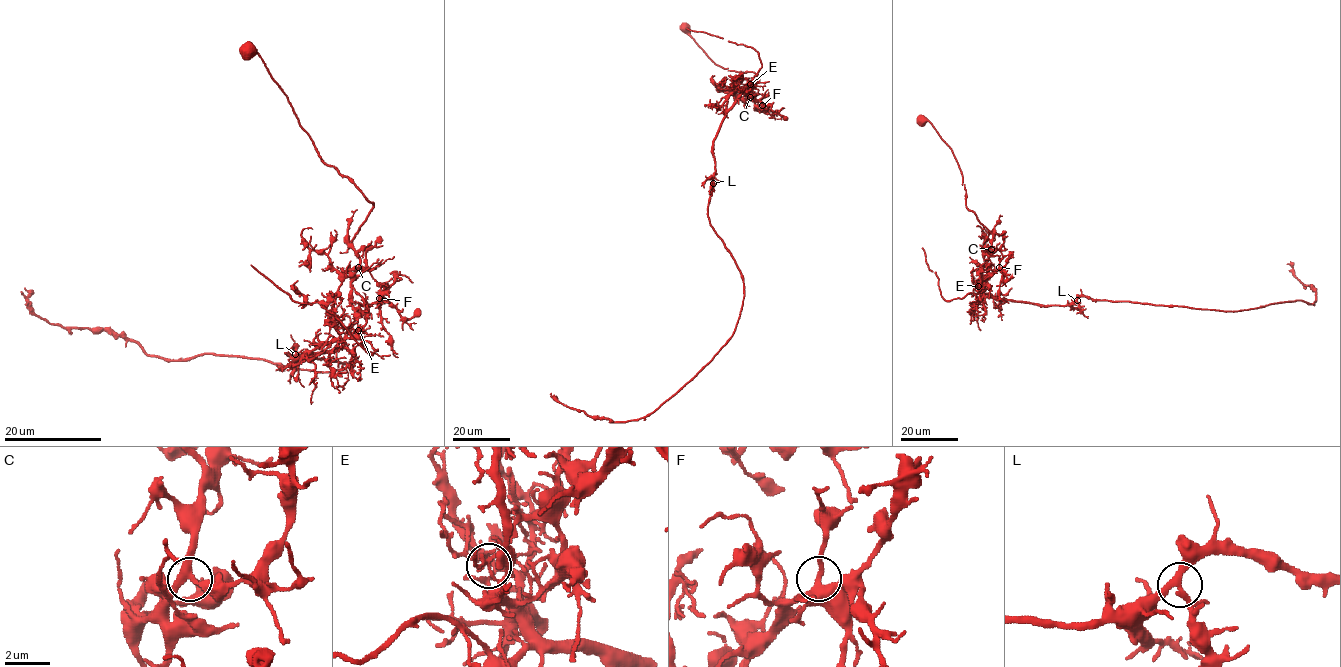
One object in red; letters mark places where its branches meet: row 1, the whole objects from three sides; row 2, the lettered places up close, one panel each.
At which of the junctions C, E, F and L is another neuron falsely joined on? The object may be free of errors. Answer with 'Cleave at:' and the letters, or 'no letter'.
Cleave at: E

